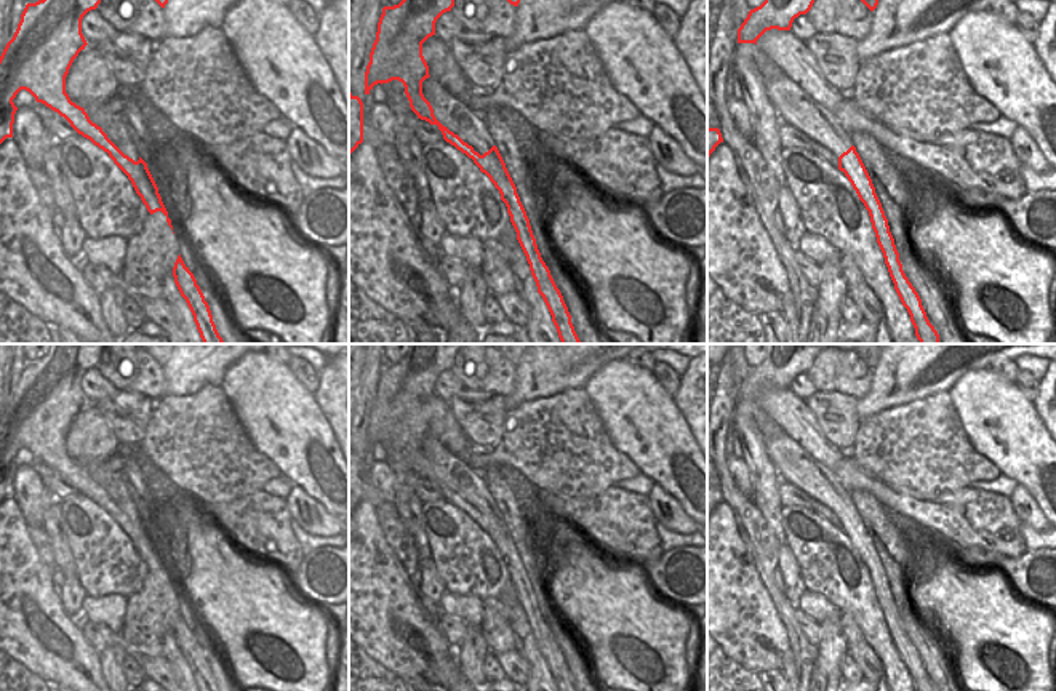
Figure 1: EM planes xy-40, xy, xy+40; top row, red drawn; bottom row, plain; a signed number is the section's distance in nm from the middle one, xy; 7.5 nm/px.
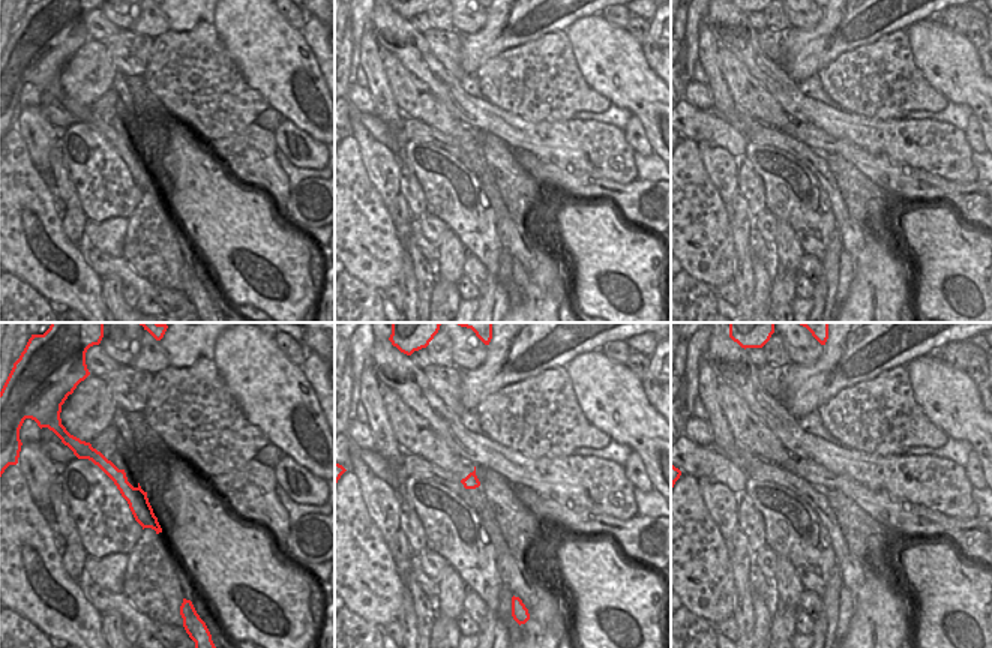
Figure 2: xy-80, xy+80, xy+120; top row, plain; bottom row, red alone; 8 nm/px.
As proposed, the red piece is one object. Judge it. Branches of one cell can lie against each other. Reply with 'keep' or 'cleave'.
cleave

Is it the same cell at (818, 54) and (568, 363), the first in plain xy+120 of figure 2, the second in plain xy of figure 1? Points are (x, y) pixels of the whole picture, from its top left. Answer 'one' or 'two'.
one

